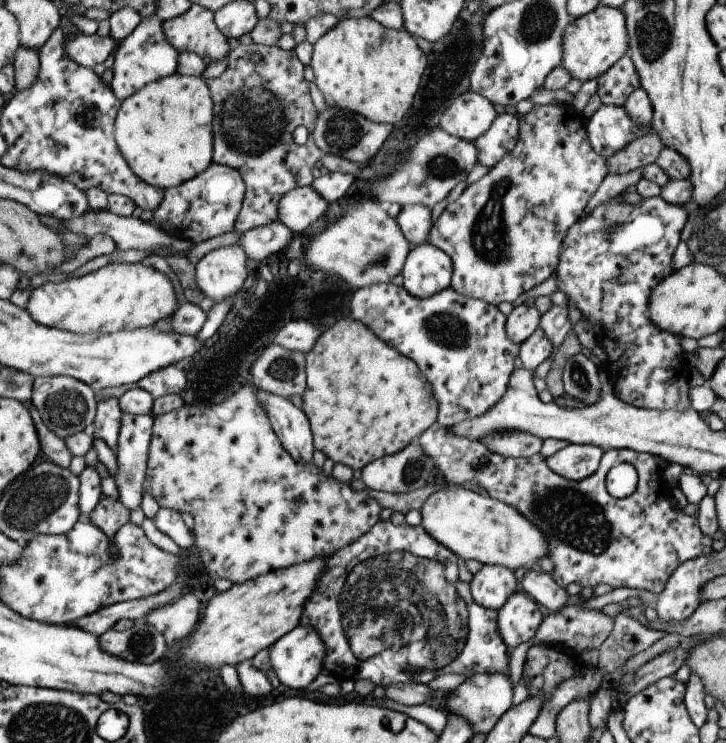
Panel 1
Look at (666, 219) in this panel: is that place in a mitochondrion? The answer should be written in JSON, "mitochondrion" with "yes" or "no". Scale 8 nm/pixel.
{"mitochondrion":"no"}

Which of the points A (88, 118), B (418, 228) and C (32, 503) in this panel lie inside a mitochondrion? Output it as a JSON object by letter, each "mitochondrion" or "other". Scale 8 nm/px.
{"A":"mitochondrion","B":"other","C":"mitochondrion"}

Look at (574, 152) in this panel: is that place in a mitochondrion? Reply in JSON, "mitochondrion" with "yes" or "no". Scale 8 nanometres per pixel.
{"mitochondrion":"no"}

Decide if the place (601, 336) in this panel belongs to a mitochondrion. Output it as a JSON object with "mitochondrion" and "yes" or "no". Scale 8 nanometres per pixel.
{"mitochondrion":"no"}

